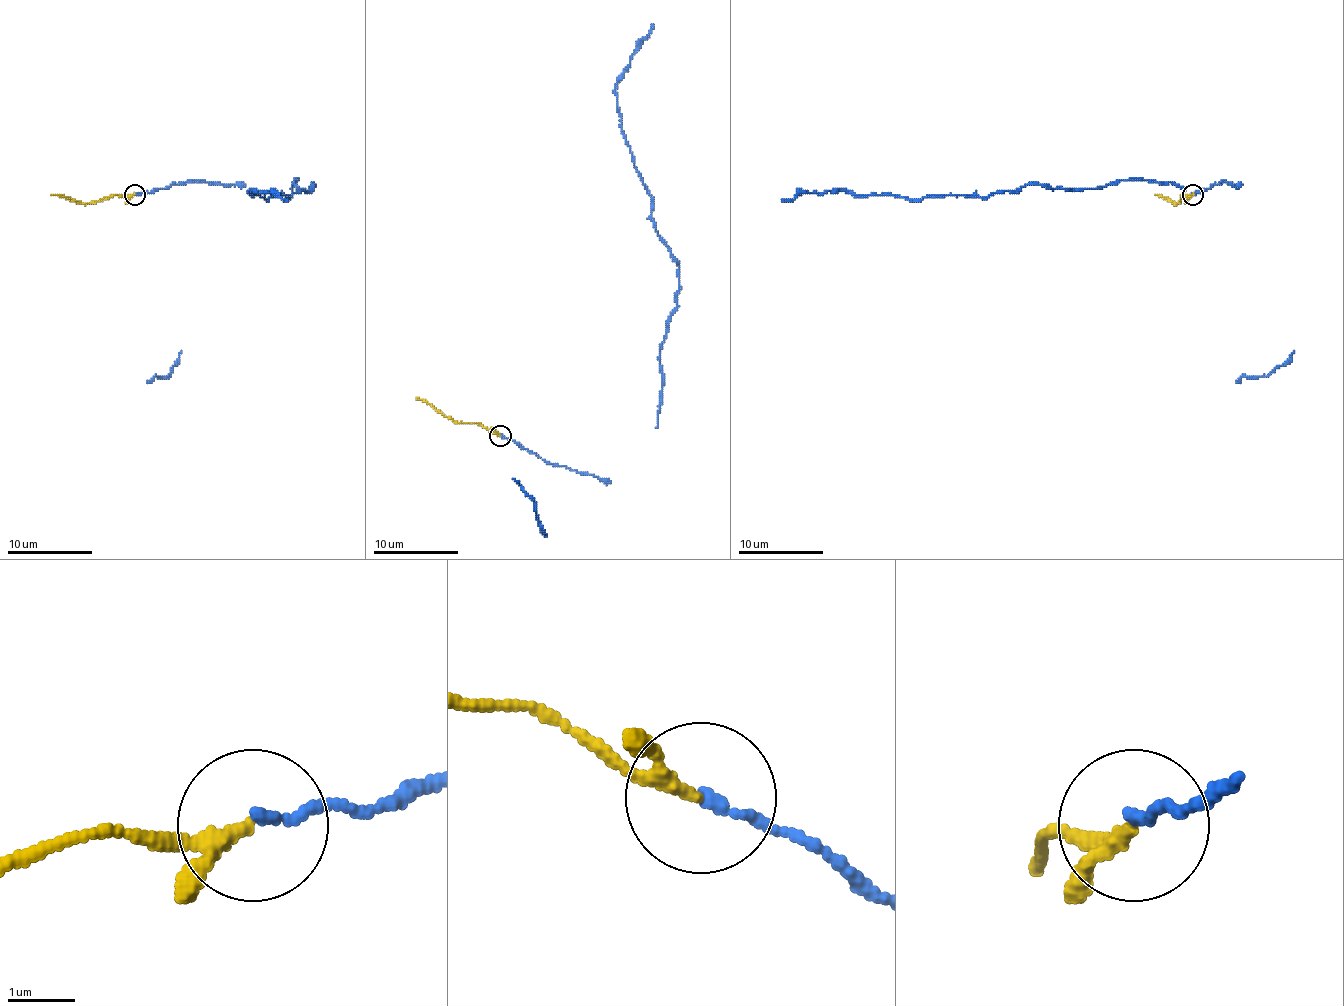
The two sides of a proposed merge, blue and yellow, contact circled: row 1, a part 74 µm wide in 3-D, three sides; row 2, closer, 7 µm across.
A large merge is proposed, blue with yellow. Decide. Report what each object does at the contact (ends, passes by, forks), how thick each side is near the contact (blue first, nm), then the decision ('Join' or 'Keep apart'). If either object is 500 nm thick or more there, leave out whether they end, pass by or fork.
At the ring blue ends. At the ring yellow ends. Thickness 160 nm (blue) against 240 nm. Join

